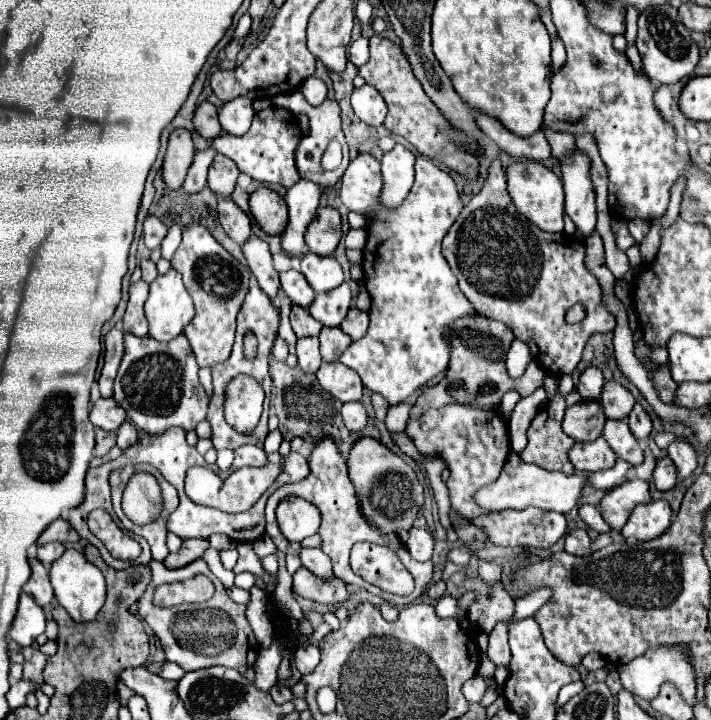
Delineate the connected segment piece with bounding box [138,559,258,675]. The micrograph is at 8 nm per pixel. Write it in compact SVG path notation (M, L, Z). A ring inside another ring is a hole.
M196 559L182 569L166 569L164 563L150 561L150 569L152 569L152 581L144 591L144 595L138 599L138 615L152 627L154 635L160 639L166 659L178 663L184 671L194 671L196 665L224 665L236 669L242 675L248 673L258 655L258 641L254 639L254 633L248 625L246 605L238 605L228 597L226 587L212 575L212 571L202 559ZM197 574L210 577L212 583L216 585L216 593L210 601L200 605L176 605L168 609L152 605L152 593L158 585L183 581Z

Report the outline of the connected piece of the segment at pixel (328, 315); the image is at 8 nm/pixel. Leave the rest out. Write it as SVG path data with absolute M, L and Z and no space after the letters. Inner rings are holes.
M342 283L334 291L316 295L312 305L308 307L310 315L328 327L338 327L344 321L348 309L350 309L350 287L348 287L348 283Z

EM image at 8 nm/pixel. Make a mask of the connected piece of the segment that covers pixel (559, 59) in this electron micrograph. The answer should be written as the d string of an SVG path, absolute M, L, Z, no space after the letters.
M554 39L552 41L552 69L554 73L560 71L560 65L566 61L566 51L564 51L564 45L560 39Z

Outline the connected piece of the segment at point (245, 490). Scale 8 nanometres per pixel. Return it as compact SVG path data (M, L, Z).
M266 453L266 467L242 467L238 471L232 471L230 475L226 475L224 479L220 475L216 475L214 471L206 469L206 467L192 467L186 473L186 495L196 501L198 505L208 505L208 507L216 507L224 513L242 513L246 509L250 509L258 497L270 487L270 483L276 479L276 475L280 473L280 461L282 455L276 453Z

